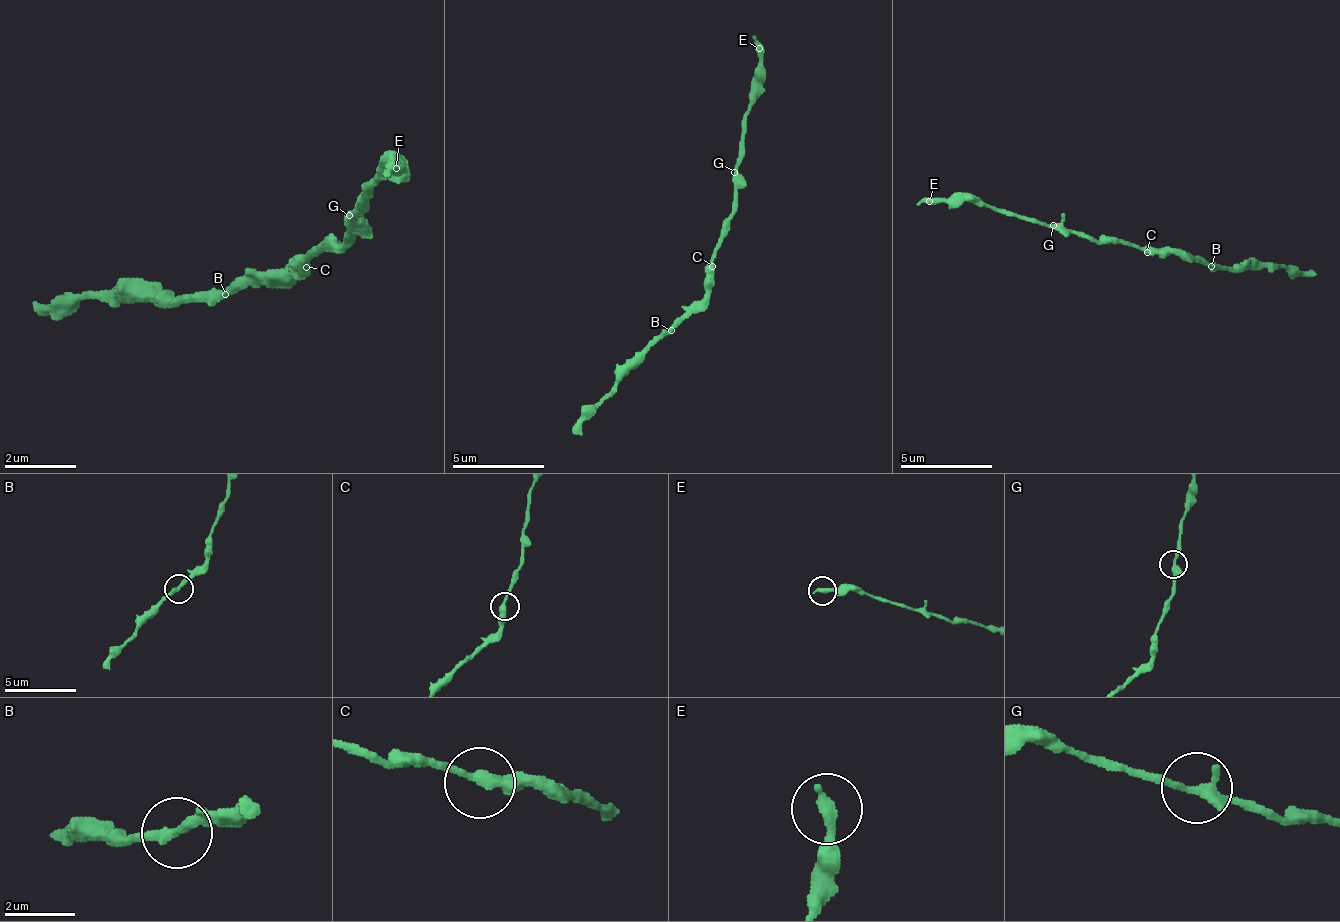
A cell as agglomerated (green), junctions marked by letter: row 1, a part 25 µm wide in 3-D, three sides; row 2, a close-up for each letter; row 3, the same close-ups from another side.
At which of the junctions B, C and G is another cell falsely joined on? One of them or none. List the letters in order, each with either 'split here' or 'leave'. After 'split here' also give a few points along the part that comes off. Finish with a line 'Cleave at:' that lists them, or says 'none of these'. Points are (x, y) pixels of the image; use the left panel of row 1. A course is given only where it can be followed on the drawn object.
B: leave
C: leave
G: leave
Cleave at: none of these

